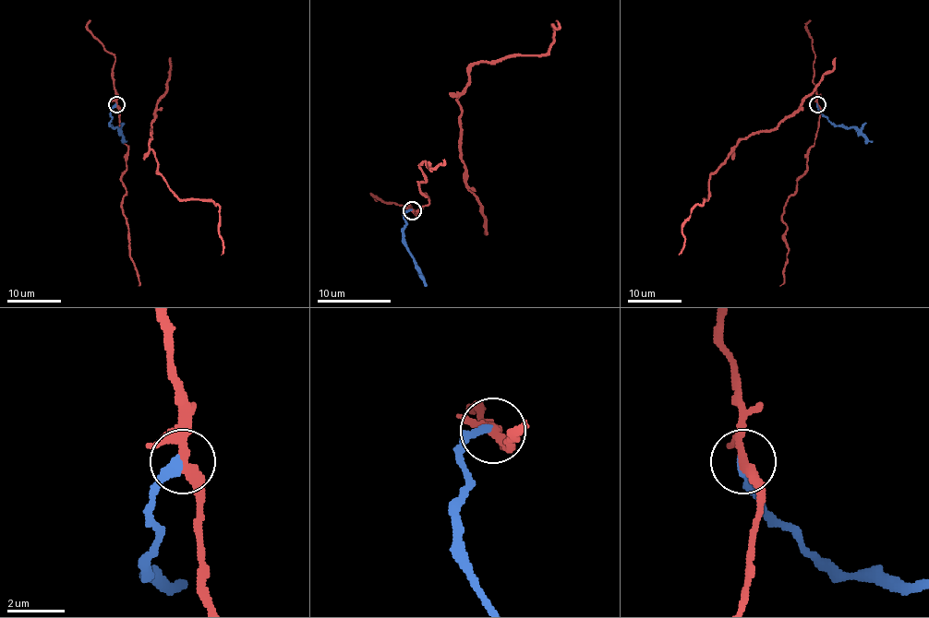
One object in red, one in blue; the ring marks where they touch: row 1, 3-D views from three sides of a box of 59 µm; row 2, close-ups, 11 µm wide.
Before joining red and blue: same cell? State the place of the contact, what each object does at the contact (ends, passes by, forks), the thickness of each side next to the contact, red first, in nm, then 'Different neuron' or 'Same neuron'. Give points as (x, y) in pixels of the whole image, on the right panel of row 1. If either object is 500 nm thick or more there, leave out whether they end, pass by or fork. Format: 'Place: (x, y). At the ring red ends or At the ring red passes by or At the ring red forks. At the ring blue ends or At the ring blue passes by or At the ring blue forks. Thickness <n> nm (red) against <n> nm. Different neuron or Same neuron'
Place: (817, 104). At the ring red forks. At the ring blue ends. Thickness 280 nm (red) against 300 nm. Different neuron

